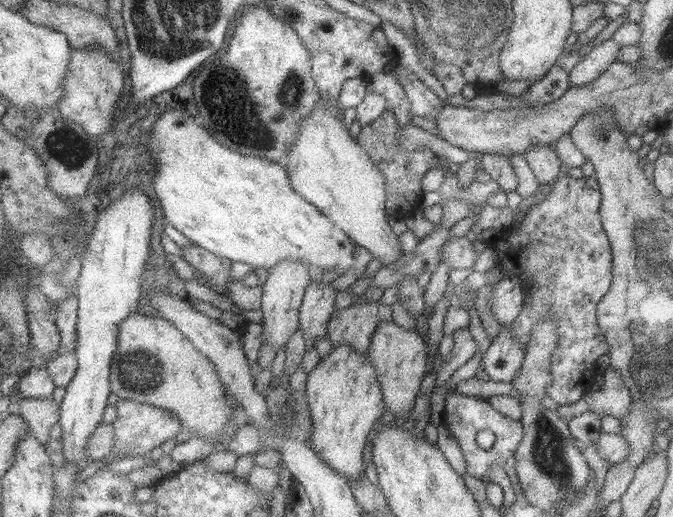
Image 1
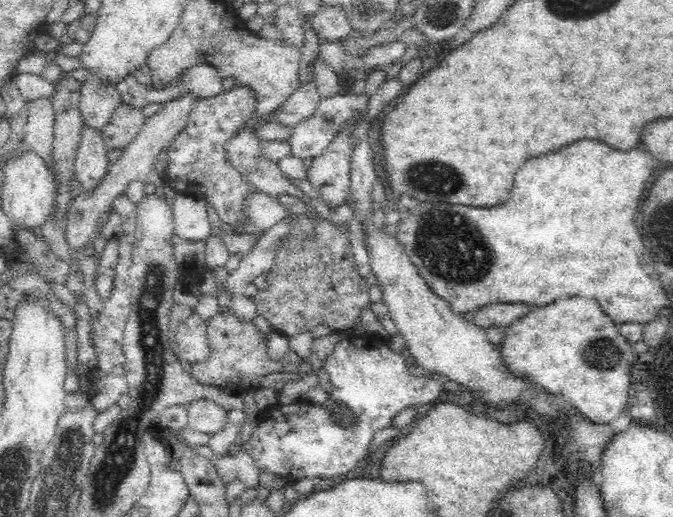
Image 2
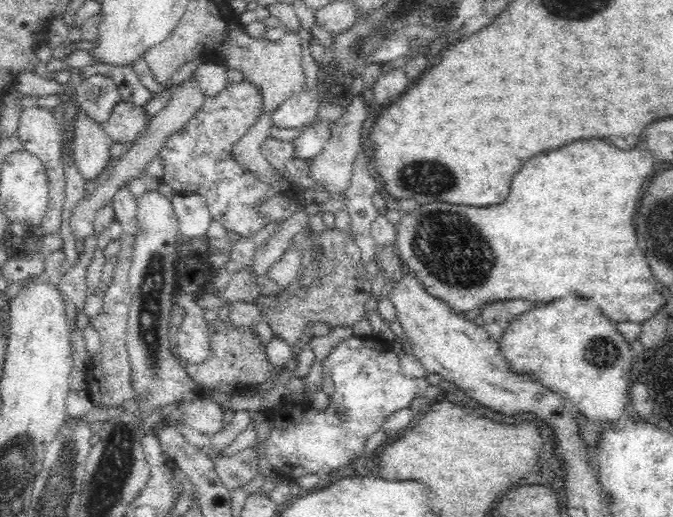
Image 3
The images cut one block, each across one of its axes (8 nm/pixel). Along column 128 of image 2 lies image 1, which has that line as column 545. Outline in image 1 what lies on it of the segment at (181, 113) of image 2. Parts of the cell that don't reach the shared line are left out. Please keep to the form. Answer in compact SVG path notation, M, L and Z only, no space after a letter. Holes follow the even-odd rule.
M531 144L522 155L539 184L553 183L559 176L562 162L551 148L551 144Z

